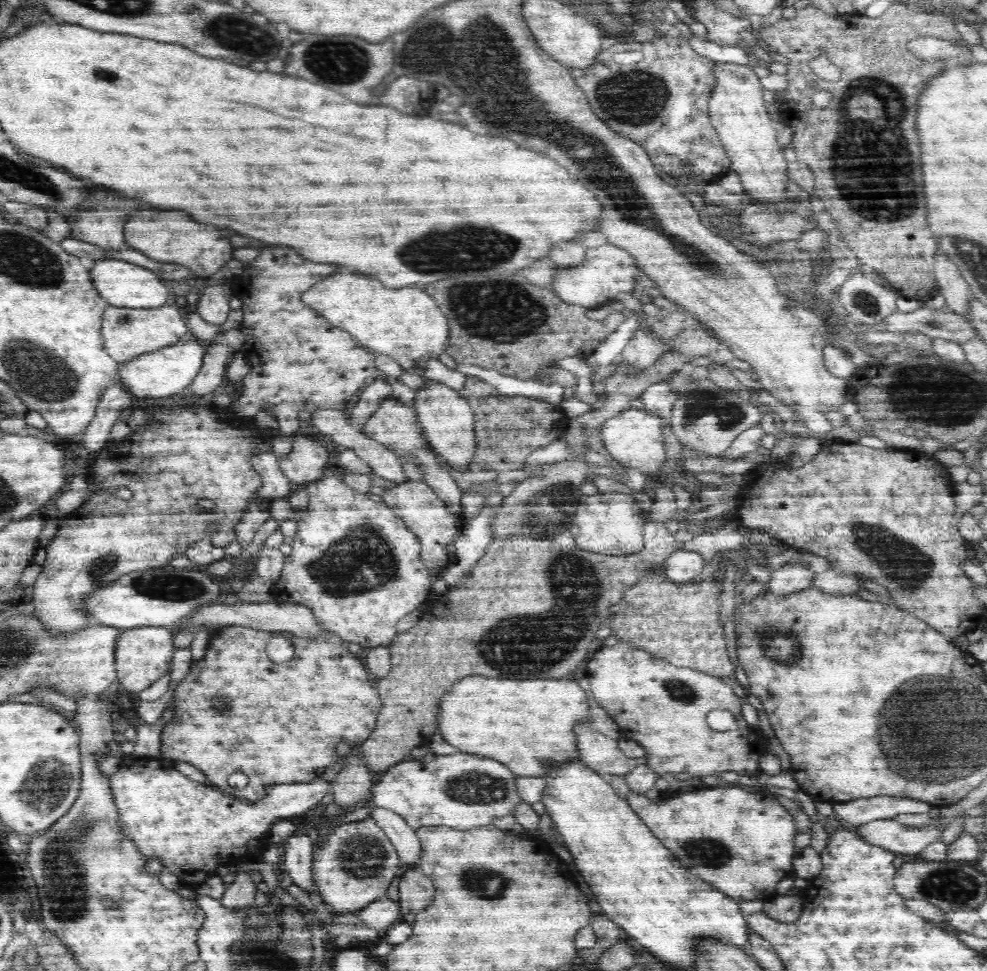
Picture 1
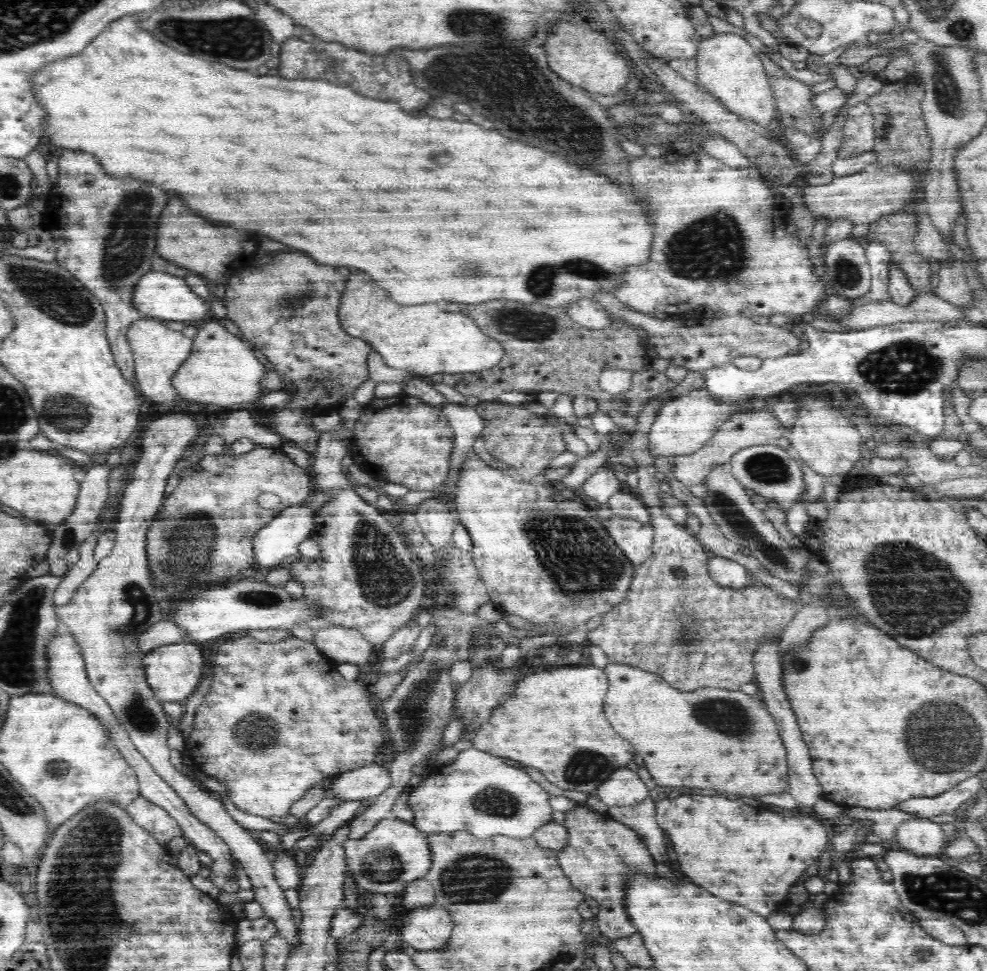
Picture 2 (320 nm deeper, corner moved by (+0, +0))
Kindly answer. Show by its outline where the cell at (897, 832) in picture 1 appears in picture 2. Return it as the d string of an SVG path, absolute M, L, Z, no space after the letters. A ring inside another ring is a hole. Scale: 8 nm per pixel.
M909 819L900 823L896 829L895 840L901 850L918 852L920 856L941 855L943 847L949 841L940 824L930 819Z

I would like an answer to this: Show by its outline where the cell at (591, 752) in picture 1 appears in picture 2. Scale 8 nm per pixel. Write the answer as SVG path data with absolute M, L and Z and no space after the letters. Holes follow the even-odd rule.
M619 766L599 784L596 795L608 807L634 807L648 798L649 790L638 773Z

